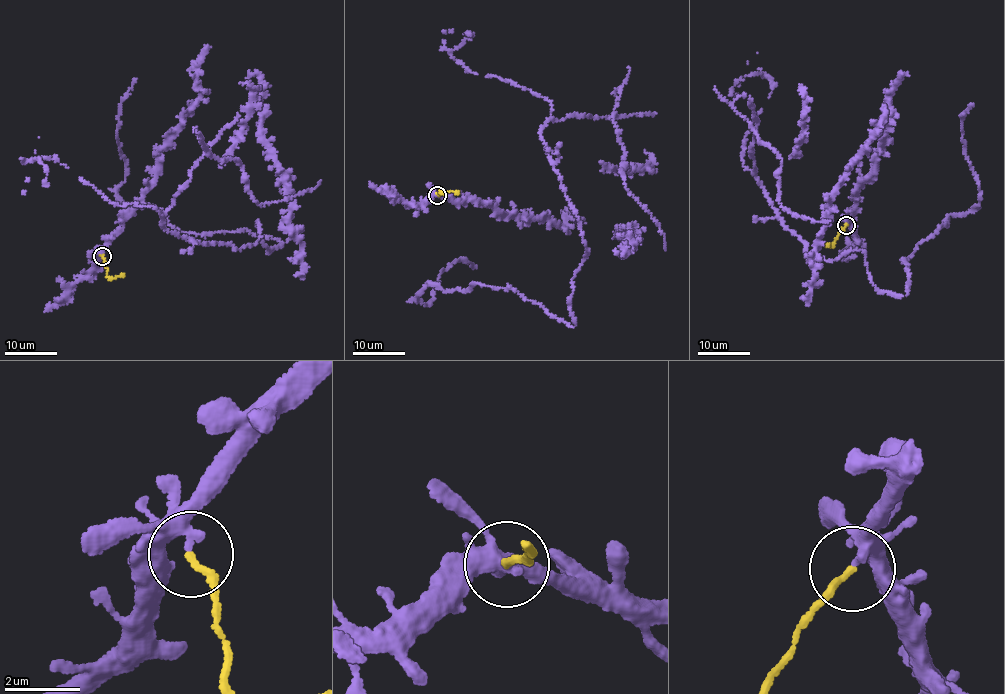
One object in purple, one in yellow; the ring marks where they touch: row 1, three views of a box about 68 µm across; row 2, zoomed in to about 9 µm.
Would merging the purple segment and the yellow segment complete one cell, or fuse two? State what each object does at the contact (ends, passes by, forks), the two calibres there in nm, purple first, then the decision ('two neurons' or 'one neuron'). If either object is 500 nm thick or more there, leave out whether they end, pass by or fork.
purple passes by; yellow ends; calibres 280 and 180 nm; two neurons

